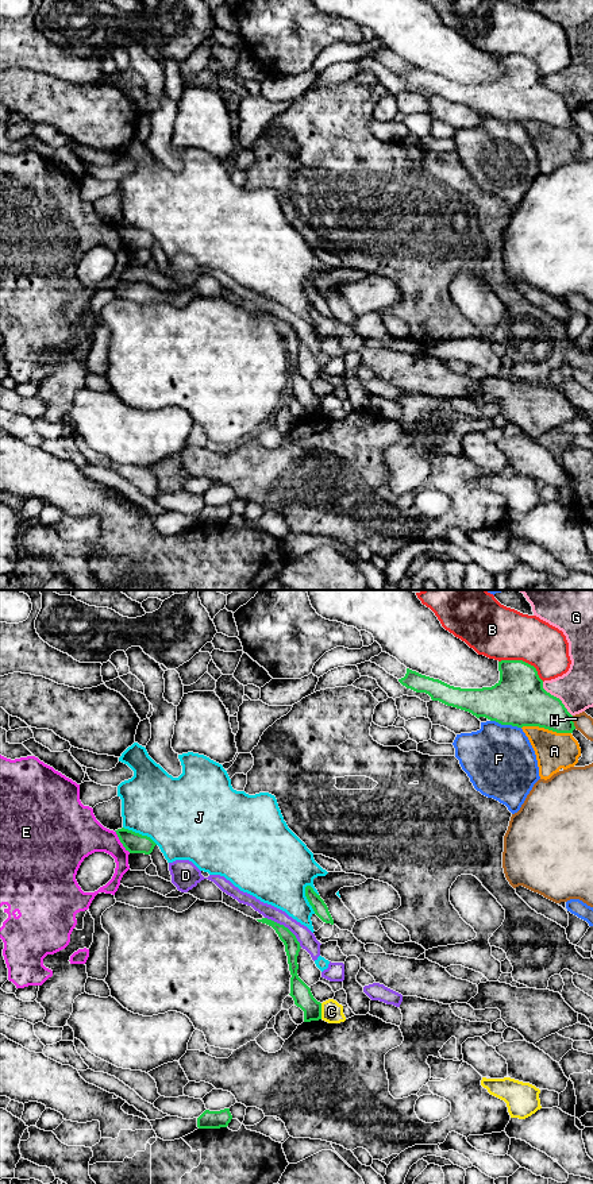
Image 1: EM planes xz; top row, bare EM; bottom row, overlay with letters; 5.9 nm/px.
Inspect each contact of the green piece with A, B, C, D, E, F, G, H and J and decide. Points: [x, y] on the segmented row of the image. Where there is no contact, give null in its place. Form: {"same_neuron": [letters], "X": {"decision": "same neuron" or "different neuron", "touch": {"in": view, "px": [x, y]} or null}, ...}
{"same_neuron": [], "A": {"decision": "different neuron", "touch": {"in": "xz", "px": [546, 728]}}, "B": {"decision": "different neuron", "touch": {"in": "xz", "px": [522, 660]}}, "C": {"decision": "different neuron", "touch": {"in": "xz", "px": [320, 1011]}}, "D": {"decision": "different neuron", "touch": {"in": "xz", "px": [284, 926]}}, "E": {"decision": "different neuron", "touch": {"in": "xz", "px": [120, 841]}}, "F": {"decision": "different neuron", "touch": {"in": "xz", "px": [505, 724]}}, "G": {"decision": "different neuron", "touch": {"in": "xz", "px": [555, 697]}}, "H": {"decision": "different neuron", "touch": {"in": "xz", "px": [573, 722]}}, "J": {"decision": "different neuron", "touch": {"in": "xz", "px": [307, 898]}}}

